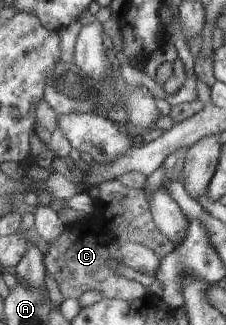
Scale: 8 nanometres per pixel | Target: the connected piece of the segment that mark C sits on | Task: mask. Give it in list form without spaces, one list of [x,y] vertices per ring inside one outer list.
[[[117,179],[100,182],[97,186],[98,196],[93,203],[93,214],[84,214],[75,221],[64,224],[60,233],[50,241],[50,277],[54,279],[63,297],[77,299],[84,291],[94,290],[102,293],[102,298],[109,300],[132,301],[146,295],[146,290],[134,280],[129,280],[124,276],[117,275],[114,269],[108,266],[111,258],[107,247],[115,243],[117,246],[126,242],[134,242],[150,248],[159,257],[170,253],[175,245],[161,232],[153,222],[145,193],[142,189],[130,189],[124,187]]]

